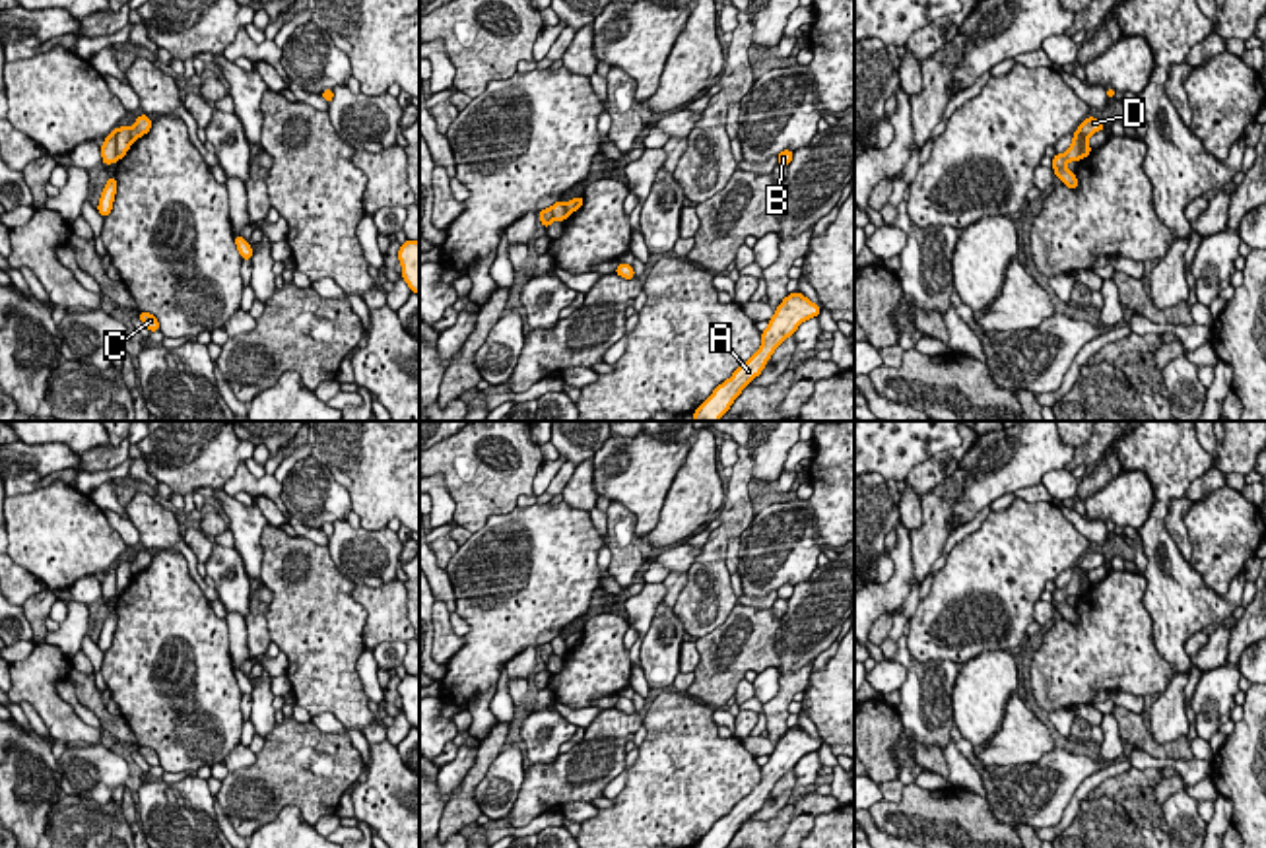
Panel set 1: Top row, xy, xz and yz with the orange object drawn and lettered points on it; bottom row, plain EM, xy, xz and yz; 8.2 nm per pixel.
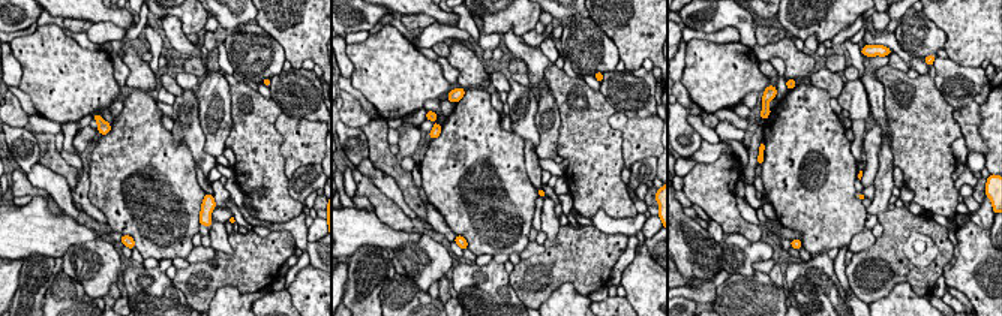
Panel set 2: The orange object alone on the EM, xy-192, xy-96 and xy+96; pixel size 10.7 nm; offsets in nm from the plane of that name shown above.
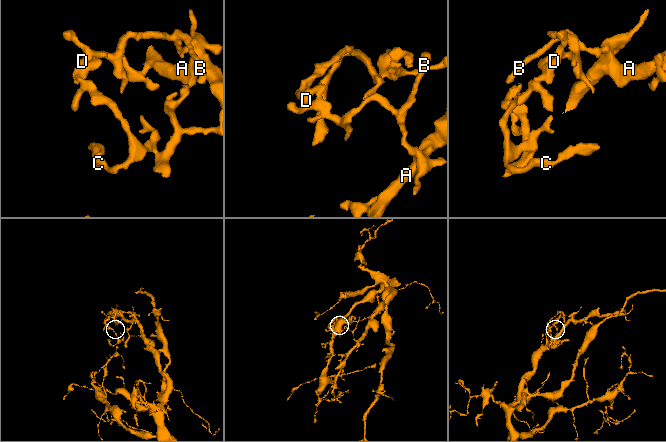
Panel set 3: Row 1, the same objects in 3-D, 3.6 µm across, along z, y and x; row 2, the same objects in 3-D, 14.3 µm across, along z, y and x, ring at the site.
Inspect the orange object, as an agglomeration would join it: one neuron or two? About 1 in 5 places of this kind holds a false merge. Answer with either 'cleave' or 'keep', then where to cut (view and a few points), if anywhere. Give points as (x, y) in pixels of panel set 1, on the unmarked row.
cleave; cut xy (119, 563), (115, 594)

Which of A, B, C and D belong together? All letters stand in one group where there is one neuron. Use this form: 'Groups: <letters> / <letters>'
Groups: A B D / C

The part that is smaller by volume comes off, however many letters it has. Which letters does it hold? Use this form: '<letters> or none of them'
C

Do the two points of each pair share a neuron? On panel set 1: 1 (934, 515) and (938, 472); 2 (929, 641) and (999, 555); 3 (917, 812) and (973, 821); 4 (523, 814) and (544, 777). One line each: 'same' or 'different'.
1: different
2: same
3: same
4: same

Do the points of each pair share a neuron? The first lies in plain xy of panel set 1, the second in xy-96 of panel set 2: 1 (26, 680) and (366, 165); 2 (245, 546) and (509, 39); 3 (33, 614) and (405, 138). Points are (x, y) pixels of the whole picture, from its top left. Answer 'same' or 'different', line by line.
1: different
2: same
3: different

